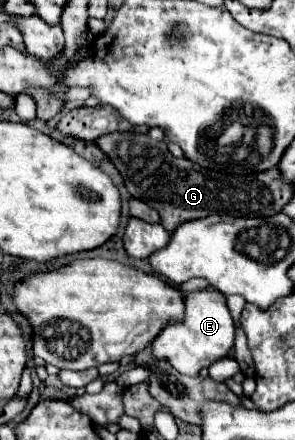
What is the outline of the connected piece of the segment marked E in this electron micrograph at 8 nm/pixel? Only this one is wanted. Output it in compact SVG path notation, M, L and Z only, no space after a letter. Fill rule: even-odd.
M195 291L185 299L185 321L171 323L161 331L153 343L153 357L167 361L181 375L195 377L201 369L207 369L219 359L225 359L235 341L235 323L229 309L225 307L225 297L217 291Z

